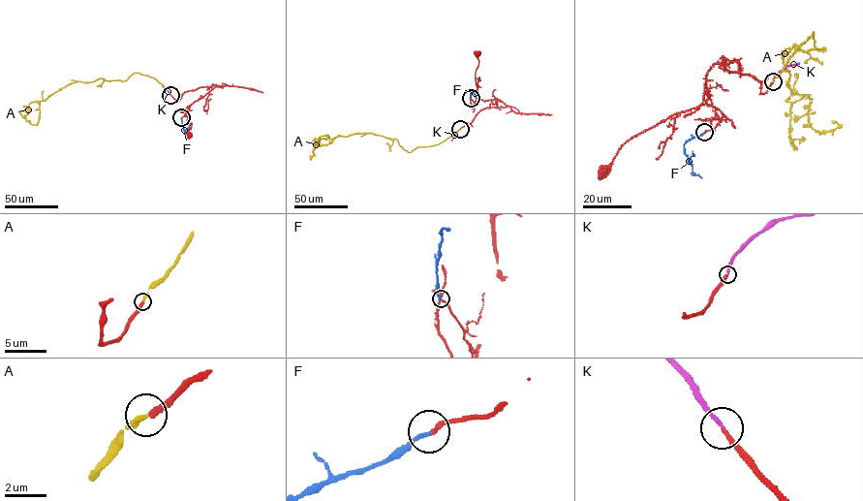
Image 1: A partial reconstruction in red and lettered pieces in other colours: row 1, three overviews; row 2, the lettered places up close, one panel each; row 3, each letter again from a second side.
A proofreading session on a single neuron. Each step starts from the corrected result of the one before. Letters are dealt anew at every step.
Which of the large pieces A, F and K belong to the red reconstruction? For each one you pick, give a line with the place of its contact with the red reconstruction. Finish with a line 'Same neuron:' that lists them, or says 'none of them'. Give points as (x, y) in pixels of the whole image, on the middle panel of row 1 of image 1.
F: meets red at (471, 98)
K: meets red at (460, 129)
Same neuron: F, K

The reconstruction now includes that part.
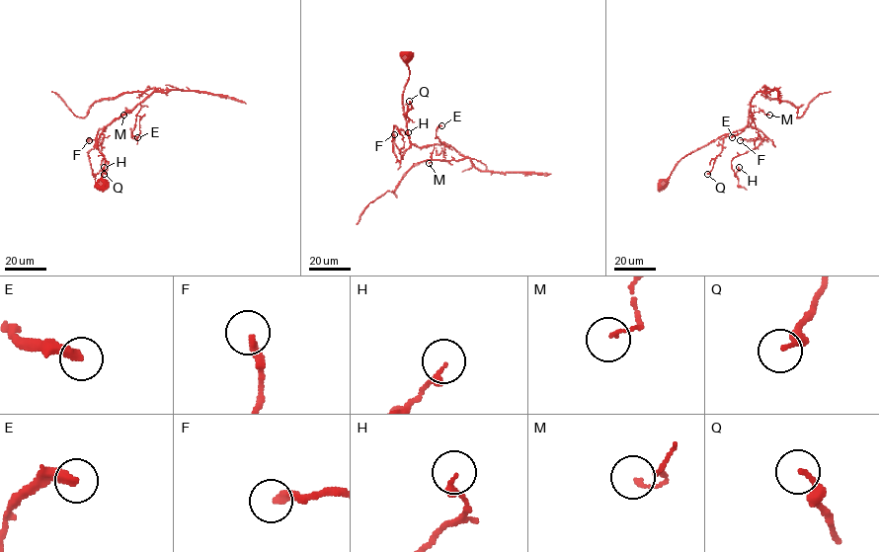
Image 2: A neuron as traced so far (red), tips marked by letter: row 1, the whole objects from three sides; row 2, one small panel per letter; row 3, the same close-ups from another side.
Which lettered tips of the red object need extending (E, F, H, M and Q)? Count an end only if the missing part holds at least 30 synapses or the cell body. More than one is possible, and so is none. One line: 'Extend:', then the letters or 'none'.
Extend: E, F

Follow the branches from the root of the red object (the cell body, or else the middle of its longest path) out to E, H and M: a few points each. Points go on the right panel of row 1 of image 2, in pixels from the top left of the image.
E: (664, 185), (685, 156), (748, 127), (754, 120), (751, 105), (748, 125), (732, 137)
H: (664, 185), (687, 155), (722, 135), (753, 126), (764, 137), (755, 149), (732, 160), (736, 174), (739, 167)
M: (664, 185), (685, 156), (748, 127), (754, 120), (751, 112), (769, 115)

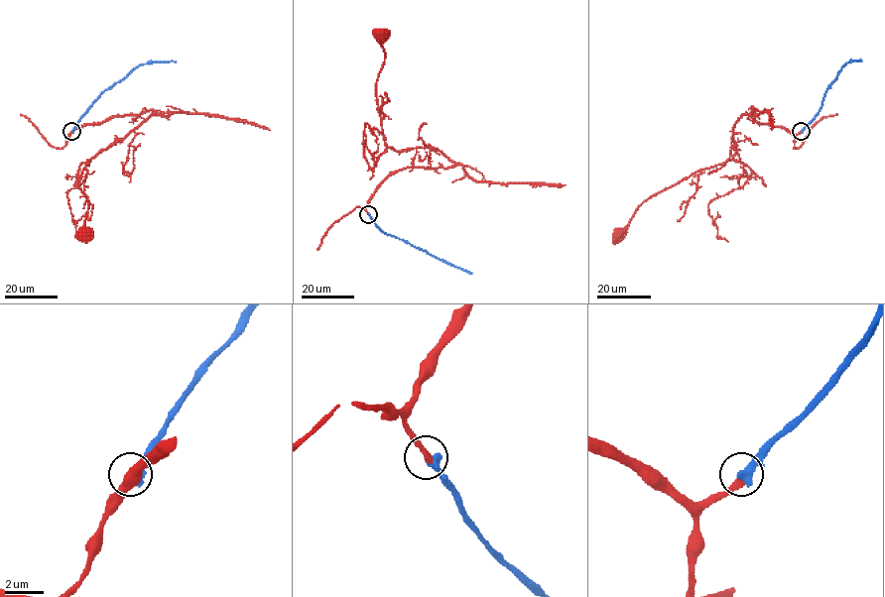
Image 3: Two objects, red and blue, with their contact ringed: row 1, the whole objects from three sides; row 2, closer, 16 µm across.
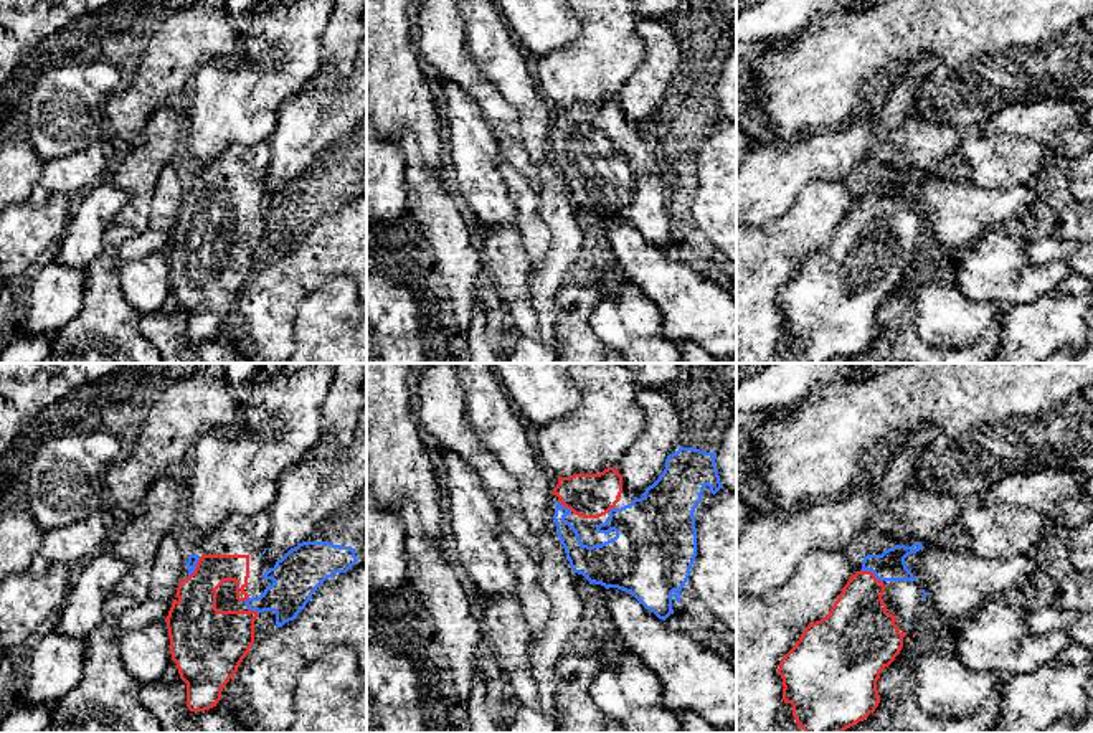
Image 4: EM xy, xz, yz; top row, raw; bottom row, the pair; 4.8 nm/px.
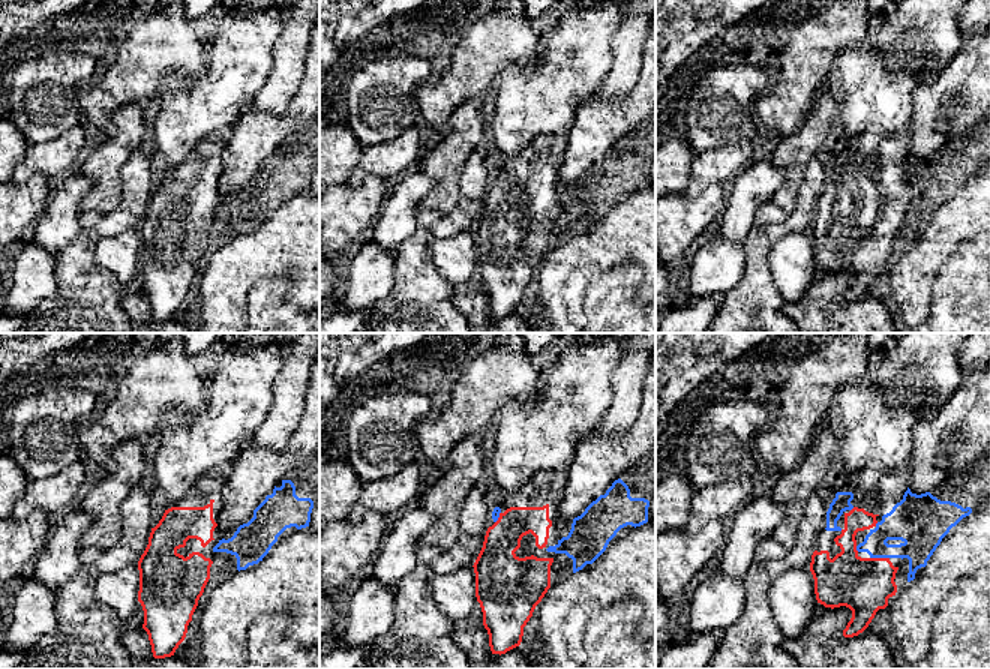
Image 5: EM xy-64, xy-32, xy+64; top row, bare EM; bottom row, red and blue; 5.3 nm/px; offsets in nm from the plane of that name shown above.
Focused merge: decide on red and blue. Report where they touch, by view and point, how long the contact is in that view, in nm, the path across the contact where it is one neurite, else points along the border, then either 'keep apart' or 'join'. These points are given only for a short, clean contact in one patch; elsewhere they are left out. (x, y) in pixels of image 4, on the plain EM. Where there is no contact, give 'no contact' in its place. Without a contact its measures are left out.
yz (872, 203) | 130 nm | join

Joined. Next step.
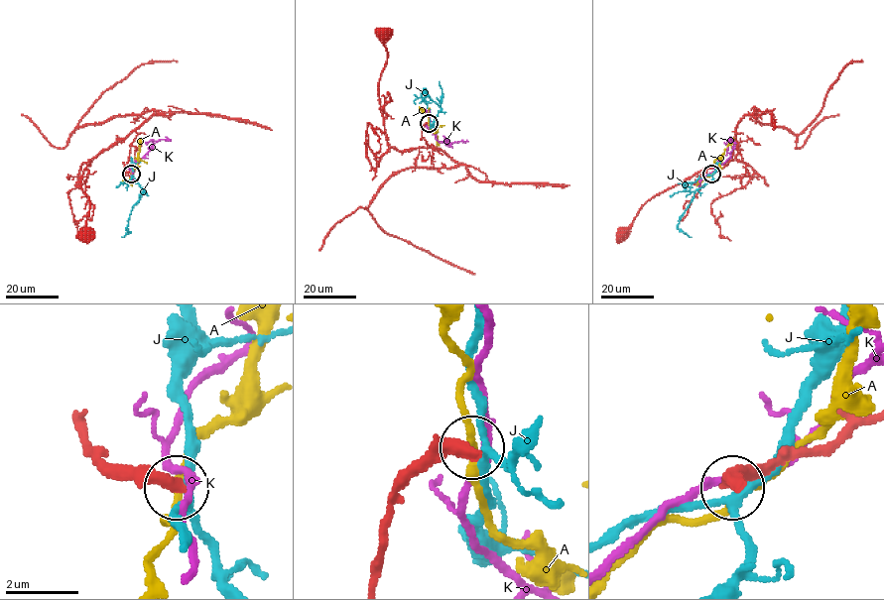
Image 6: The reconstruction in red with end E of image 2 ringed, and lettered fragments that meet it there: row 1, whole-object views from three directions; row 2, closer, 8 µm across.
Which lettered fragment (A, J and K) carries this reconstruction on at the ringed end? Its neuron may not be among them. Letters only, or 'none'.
none

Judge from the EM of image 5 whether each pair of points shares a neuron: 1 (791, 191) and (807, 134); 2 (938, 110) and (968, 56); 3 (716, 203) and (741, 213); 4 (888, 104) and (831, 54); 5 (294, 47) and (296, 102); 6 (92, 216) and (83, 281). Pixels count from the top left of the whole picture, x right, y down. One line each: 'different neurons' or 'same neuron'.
1: same neuron
2: same neuron
3: different neurons
4: same neuron
5: different neurons
6: same neuron

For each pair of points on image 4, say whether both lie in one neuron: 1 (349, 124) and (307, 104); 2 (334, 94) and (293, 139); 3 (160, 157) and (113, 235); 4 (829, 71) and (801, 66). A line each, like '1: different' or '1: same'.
1: same
2: same
3: different
4: same

